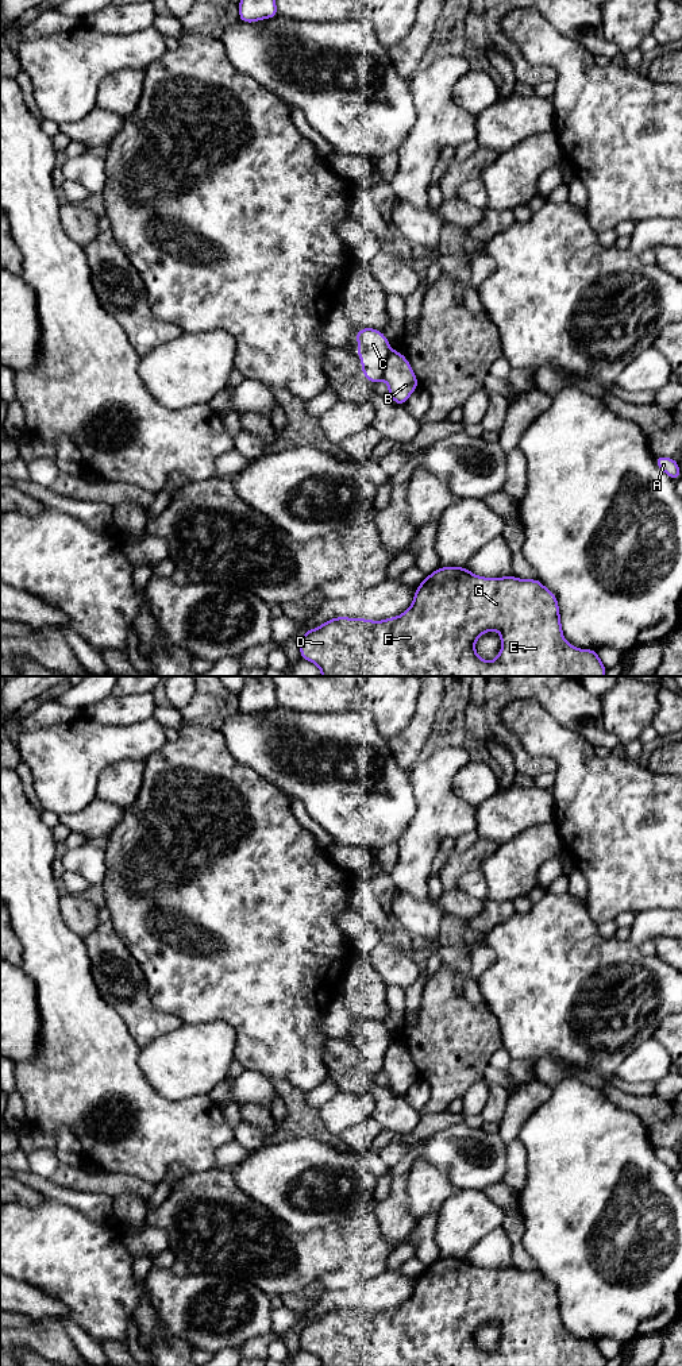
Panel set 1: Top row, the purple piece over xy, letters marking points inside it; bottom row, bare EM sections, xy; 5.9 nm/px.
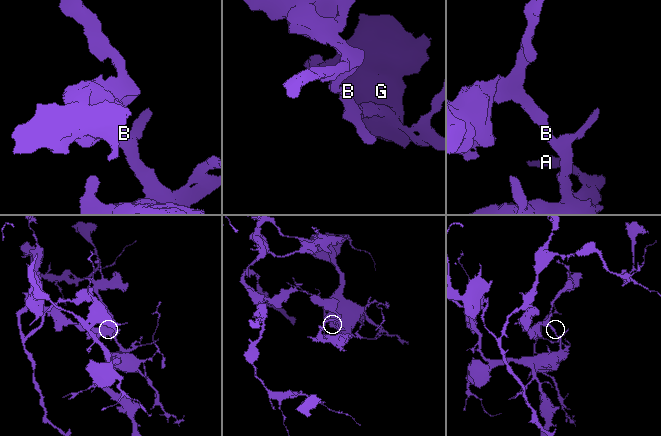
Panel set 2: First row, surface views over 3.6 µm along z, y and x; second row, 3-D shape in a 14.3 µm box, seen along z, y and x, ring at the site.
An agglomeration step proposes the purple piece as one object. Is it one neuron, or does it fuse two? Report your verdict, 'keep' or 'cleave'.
cleave

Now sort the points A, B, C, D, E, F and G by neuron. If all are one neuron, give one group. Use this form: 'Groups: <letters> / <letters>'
Groups: A B D E F G / C

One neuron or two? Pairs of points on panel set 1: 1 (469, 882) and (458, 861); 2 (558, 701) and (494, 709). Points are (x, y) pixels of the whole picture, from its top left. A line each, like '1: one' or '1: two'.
1: two
2: one

